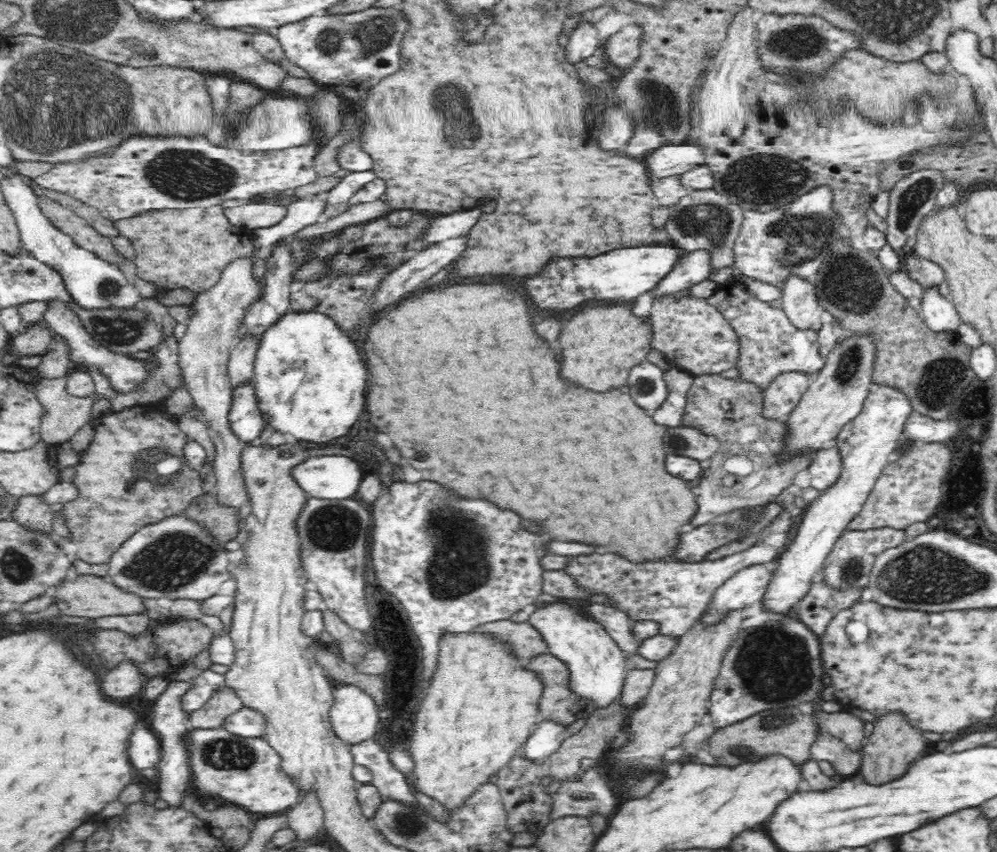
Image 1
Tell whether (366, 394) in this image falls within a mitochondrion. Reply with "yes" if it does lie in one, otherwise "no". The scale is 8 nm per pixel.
no

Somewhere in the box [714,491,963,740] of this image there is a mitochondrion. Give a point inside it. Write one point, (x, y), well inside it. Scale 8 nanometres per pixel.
(775, 666)

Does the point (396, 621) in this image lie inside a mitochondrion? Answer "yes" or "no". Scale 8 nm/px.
no

